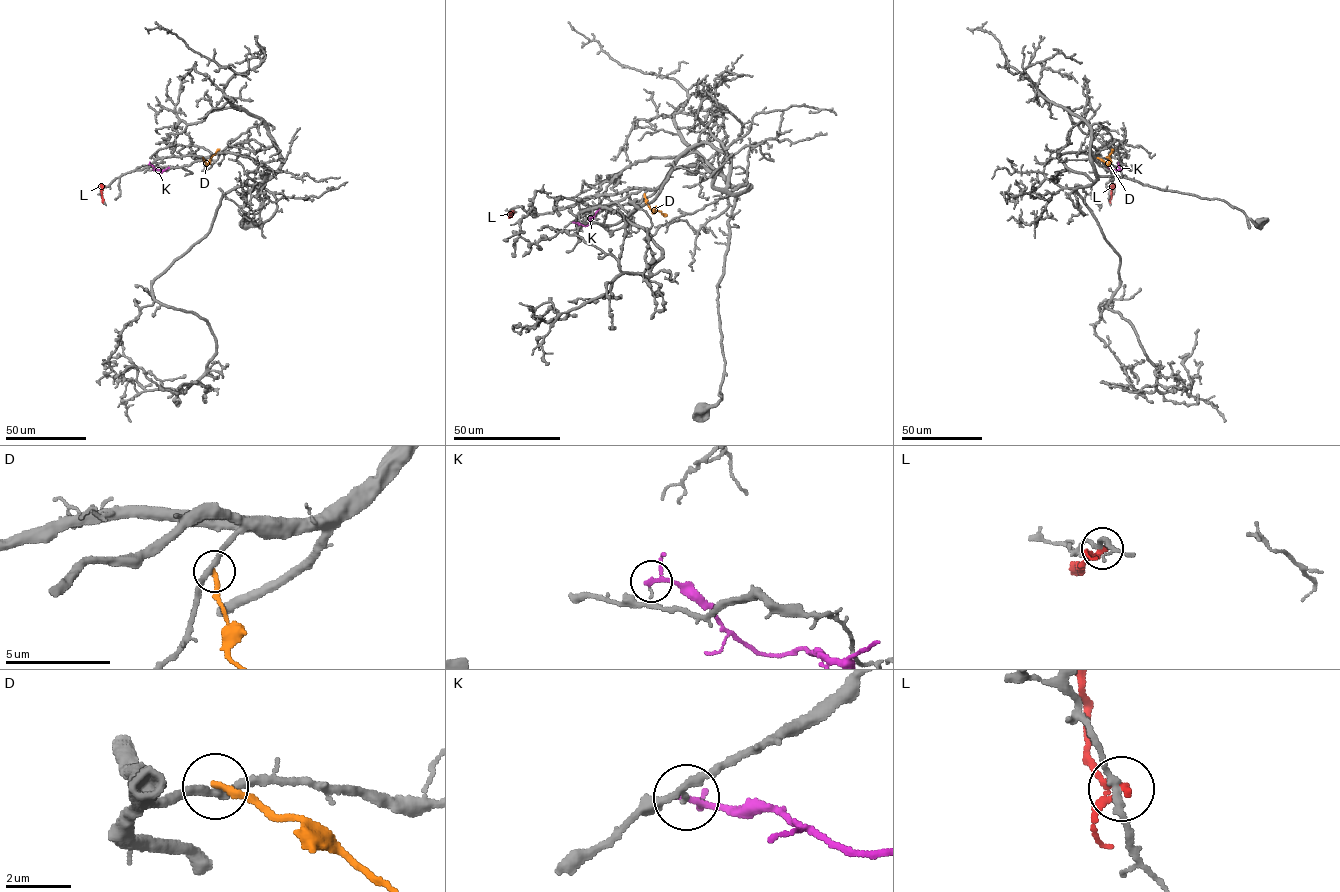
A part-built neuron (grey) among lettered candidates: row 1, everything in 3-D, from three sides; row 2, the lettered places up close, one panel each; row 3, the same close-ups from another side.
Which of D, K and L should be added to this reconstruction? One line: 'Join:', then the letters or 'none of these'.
Join: none of these

